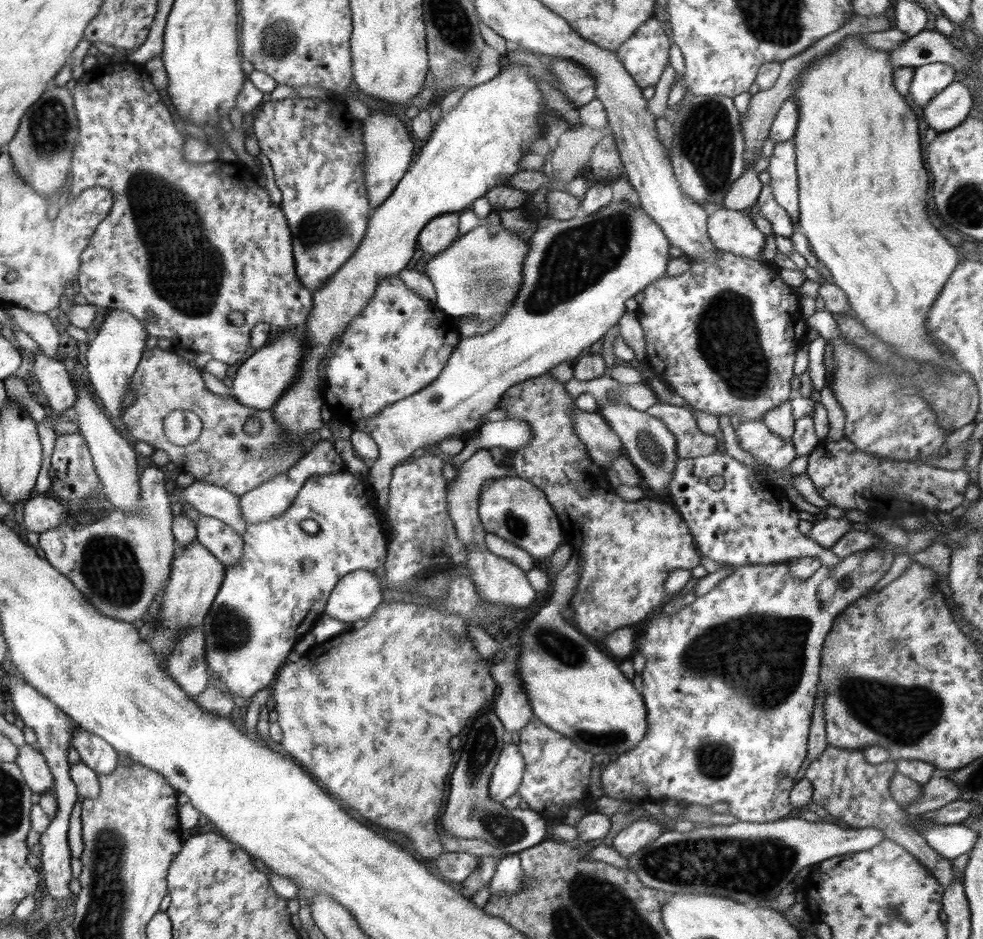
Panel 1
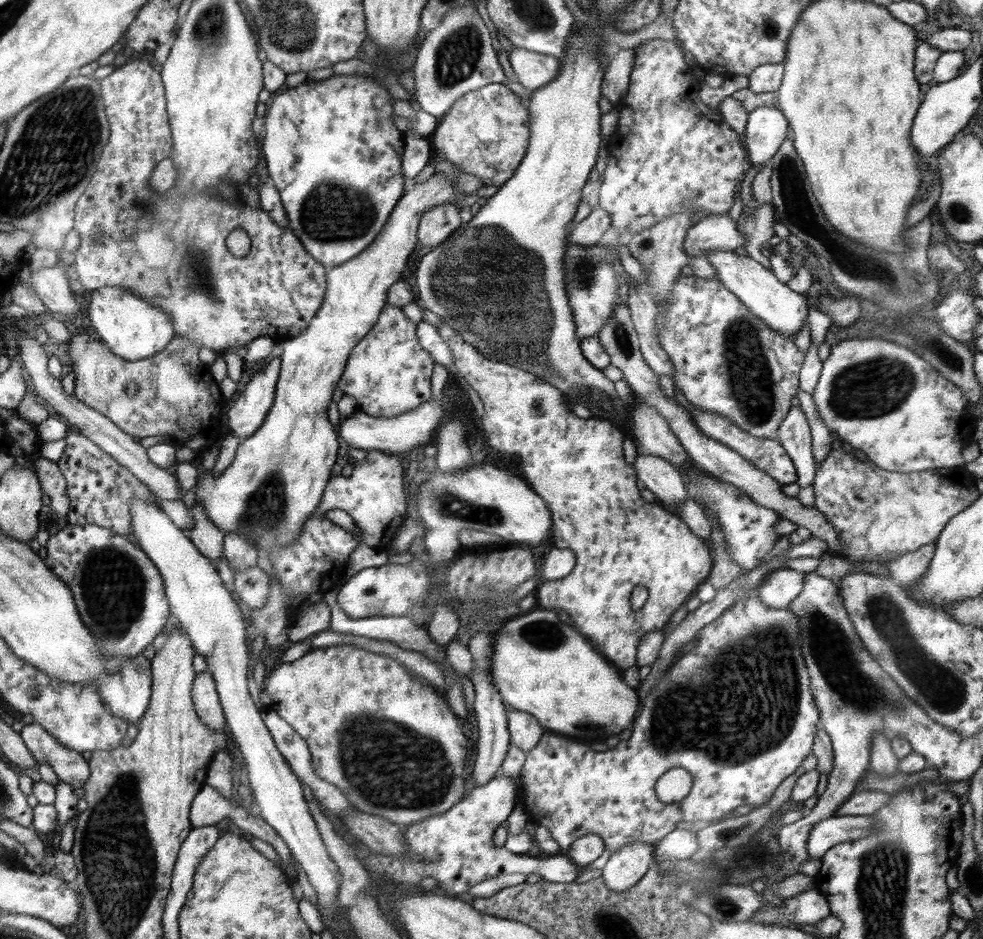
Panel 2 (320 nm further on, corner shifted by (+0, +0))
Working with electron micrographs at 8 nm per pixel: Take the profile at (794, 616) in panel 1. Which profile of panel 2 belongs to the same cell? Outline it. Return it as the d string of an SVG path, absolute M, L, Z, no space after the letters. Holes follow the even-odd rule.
M750 590L746 599L742 598L739 602L733 603L723 612L722 616L700 629L695 638L694 648L673 662L664 673L658 686L652 690L652 694L645 697L646 700L642 702L642 712L634 722L632 736L628 738L628 746L622 746L622 748L616 746L606 752L596 752L596 750L590 750L588 744L576 744L576 740L566 740L566 736L556 736L556 734L550 734L550 730L546 730L546 734L542 734L536 747L525 754L526 761L522 766L521 780L524 785L520 792L521 802L528 810L530 820L533 821L533 824L544 825L544 828L550 831L552 838L559 844L561 854L566 854L570 845L585 834L600 836L605 848L613 853L618 852L623 846L638 841L655 845L669 832L678 828L678 822L694 823L697 820L716 822L732 814L733 810L739 806L752 805L753 809L757 809L762 804L768 804L768 800L772 799L780 783L786 777L794 774L801 767L803 760L812 753L818 732L819 710L809 687L809 674L800 648L800 633L799 620L793 612L787 608L769 608L759 599L756 590ZM672 768L684 768L688 774L692 775L693 784L690 793L682 801L665 804L656 797L655 784L662 774Z

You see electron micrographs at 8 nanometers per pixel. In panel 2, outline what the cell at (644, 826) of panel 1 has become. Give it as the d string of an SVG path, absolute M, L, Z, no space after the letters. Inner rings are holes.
M633 842L613 852L604 869L602 878L610 890L630 890L655 863L655 845Z

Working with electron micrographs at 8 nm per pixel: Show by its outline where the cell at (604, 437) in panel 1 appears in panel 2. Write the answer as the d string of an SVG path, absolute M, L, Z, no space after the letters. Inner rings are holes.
M638 452L634 466L637 478L644 482L646 490L653 492L658 503L663 506L681 504L689 496L682 472L671 462L659 456Z

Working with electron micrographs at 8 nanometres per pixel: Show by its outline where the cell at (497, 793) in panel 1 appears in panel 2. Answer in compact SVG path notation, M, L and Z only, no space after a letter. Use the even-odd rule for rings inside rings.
M498 774L485 786L478 786L460 803L439 815L432 815L419 823L403 828L403 835L409 851L408 858L392 858L387 854L374 853L356 841L353 848L358 861L371 876L382 878L394 885L418 885L426 877L437 881L437 891L456 896L469 892L469 888L498 874L536 874L548 882L570 883L577 878L579 868L566 855L556 853L548 858L536 858L535 854L514 854L506 847L494 844L495 828L504 824L513 811L516 801L517 784L513 778Z

